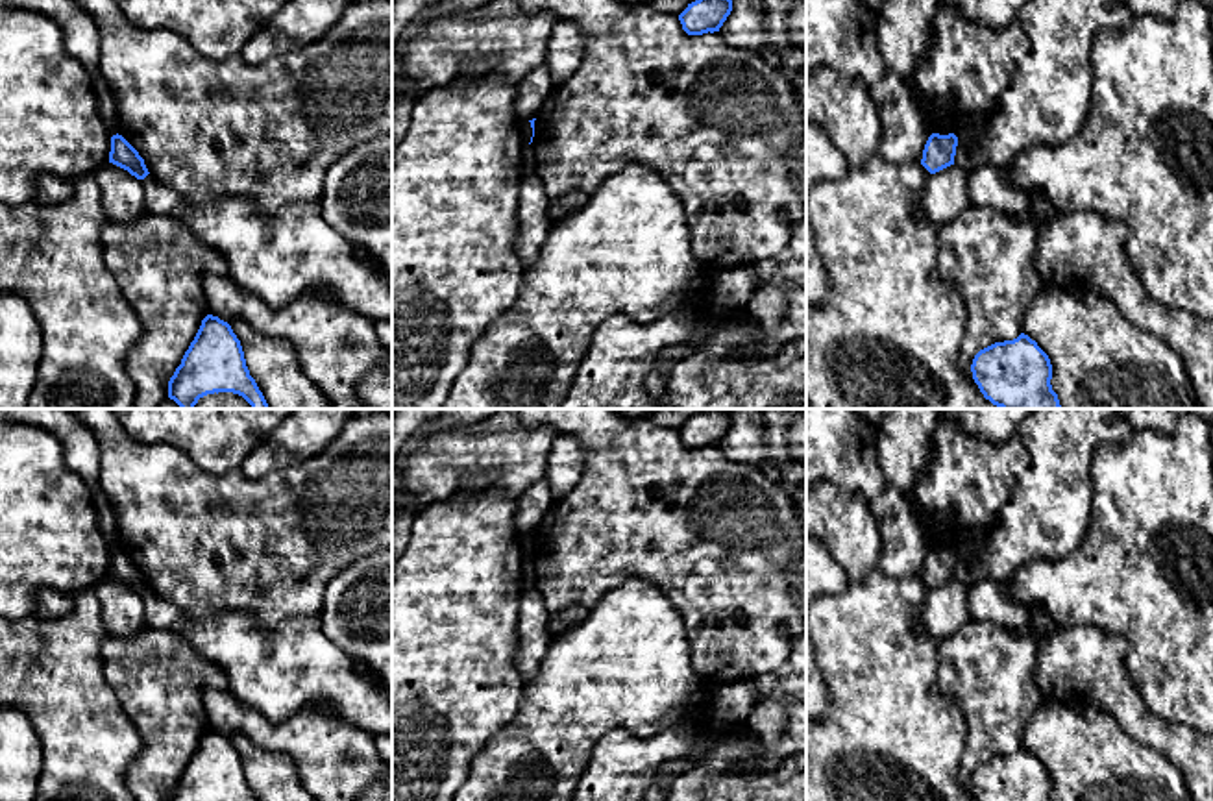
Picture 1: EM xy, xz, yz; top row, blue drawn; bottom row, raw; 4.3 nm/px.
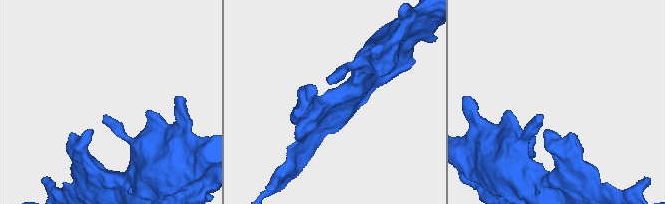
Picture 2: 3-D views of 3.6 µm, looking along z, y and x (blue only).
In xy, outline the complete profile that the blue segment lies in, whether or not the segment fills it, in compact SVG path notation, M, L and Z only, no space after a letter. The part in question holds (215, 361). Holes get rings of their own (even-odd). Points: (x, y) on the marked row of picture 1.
M207 314L168 381L168 398L181 409L194 409L207 394L233 392L251 409L270 409L246 366L240 340L231 326Z

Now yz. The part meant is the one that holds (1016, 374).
M1024 333L1013 340L995 342L980 350L973 359L971 372L984 398L1000 409L1061 409L1058 394L1050 385L1050 359Z

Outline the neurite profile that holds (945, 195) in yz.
M958 165L930 174L919 198L925 218L939 228L952 222L969 205L967 172Z

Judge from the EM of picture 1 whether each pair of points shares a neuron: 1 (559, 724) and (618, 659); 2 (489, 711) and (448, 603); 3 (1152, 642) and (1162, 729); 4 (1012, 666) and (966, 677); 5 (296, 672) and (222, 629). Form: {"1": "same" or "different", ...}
{"1": "same", "2": "same", "3": "different", "4": "same", "5": "same"}

